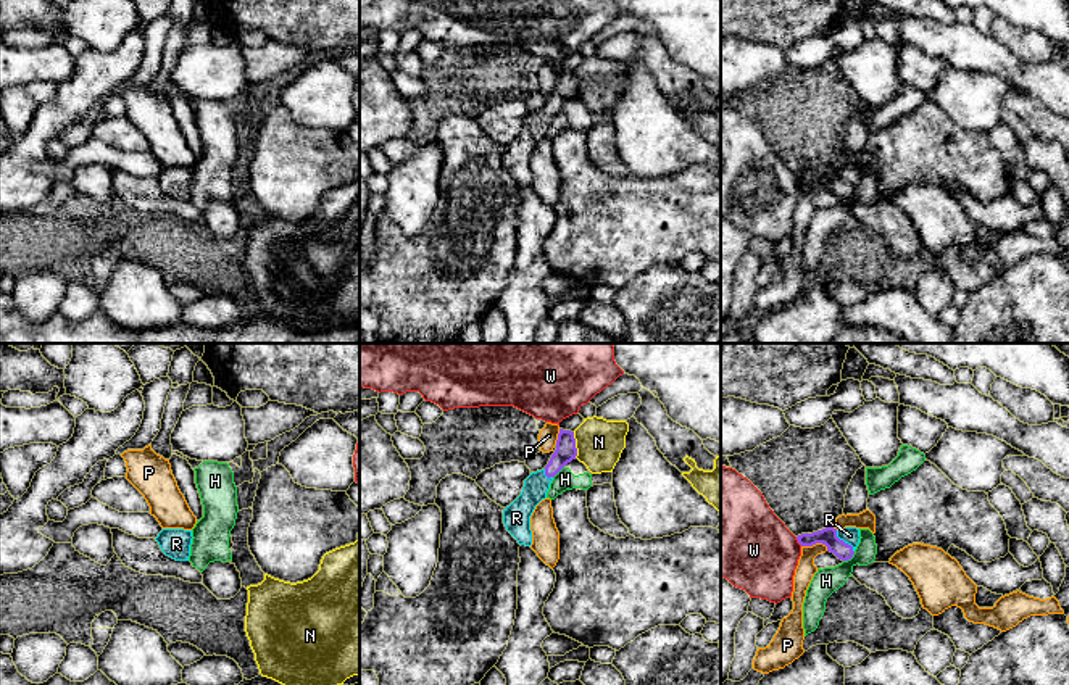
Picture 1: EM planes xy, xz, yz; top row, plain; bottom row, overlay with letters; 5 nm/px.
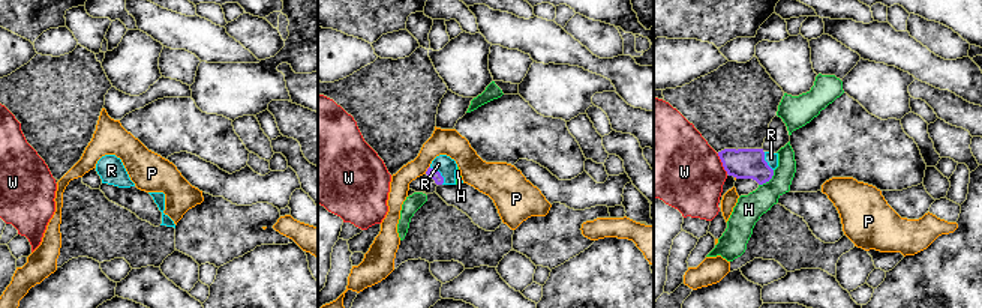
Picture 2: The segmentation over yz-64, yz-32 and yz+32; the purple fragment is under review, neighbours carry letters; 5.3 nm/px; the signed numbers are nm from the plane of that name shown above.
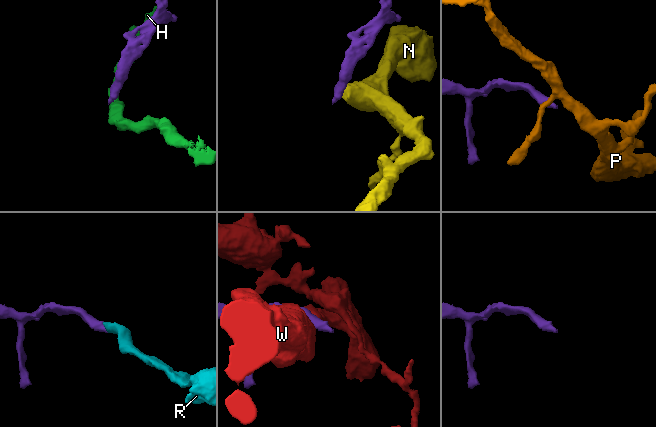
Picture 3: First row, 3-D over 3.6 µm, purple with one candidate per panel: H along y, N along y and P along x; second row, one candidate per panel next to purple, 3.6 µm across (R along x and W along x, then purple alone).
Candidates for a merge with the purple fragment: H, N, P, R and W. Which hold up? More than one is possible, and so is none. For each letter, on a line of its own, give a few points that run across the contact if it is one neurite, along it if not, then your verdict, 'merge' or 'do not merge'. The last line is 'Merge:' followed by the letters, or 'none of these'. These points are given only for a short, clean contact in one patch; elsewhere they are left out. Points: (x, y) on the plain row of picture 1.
H: line yz (855, 190), (844, 200); do not merge
N: line xz (573, 71), (576, 95); do not merge
P: line yz (802, 186), (823, 182), (827, 189); do not merge
R: line yz (827, 174), (844, 181), (850, 174); merge
W: do not merge
Merge: R

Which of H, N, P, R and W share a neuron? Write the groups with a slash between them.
H / N / P / R / W

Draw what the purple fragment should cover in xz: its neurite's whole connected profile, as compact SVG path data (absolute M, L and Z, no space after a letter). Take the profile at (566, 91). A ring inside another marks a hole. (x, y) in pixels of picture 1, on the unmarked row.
M559 68L556 89L548 103L524 119L521 134L505 147L503 163L519 184L532 184L530 155L547 137L553 116L577 95L574 71Z

